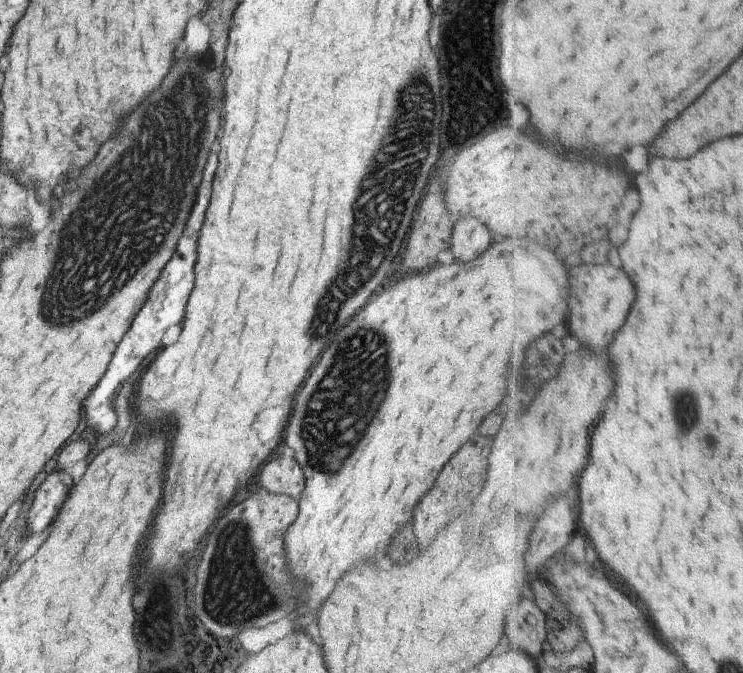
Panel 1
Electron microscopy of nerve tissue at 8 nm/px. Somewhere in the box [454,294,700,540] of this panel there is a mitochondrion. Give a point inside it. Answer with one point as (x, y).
(688, 411)

